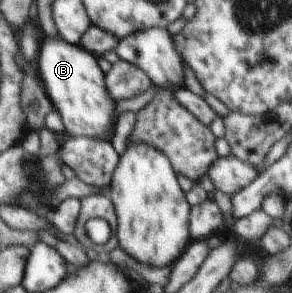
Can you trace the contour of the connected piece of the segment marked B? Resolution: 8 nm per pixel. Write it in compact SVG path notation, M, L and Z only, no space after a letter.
M44 35L33 65L47 97L62 117L66 132L70 136L111 142L117 125L117 102L109 95L105 85L105 73L98 66L97 59L98 57L91 55L80 45L68 44L61 37L48 38Z

